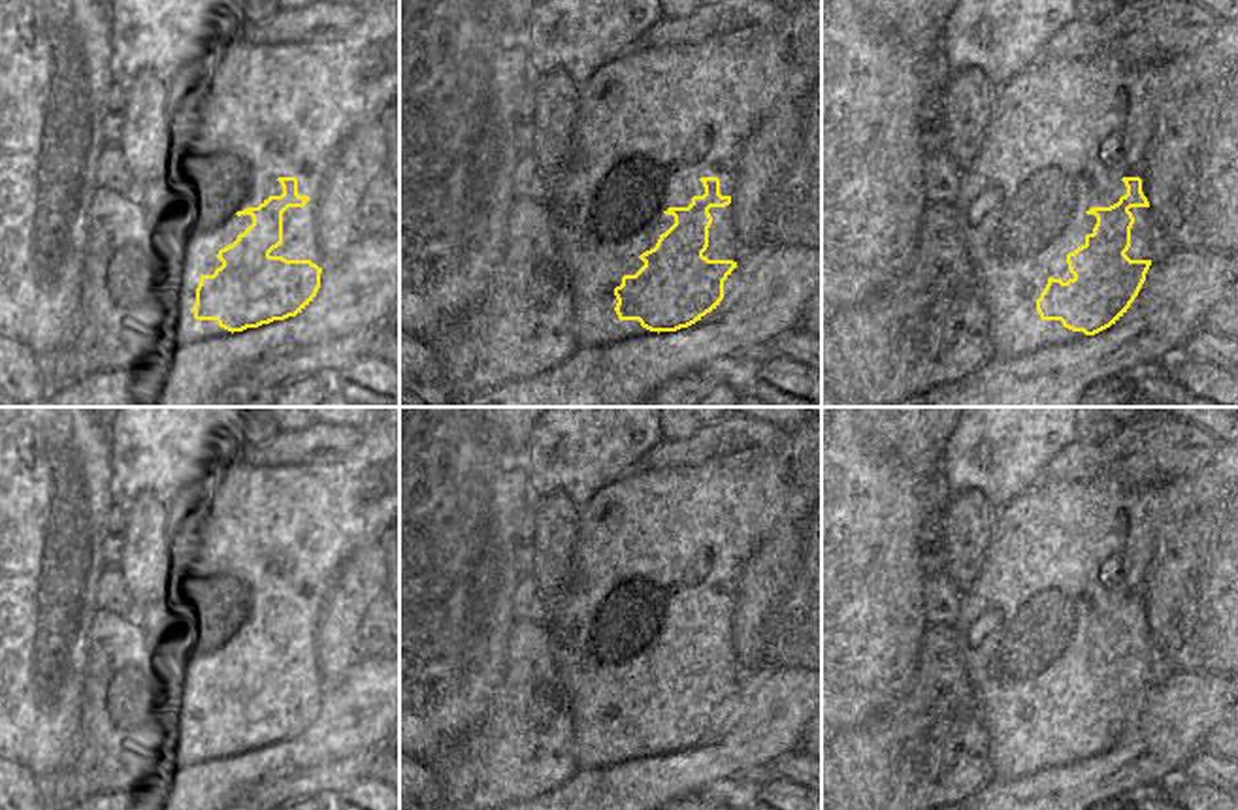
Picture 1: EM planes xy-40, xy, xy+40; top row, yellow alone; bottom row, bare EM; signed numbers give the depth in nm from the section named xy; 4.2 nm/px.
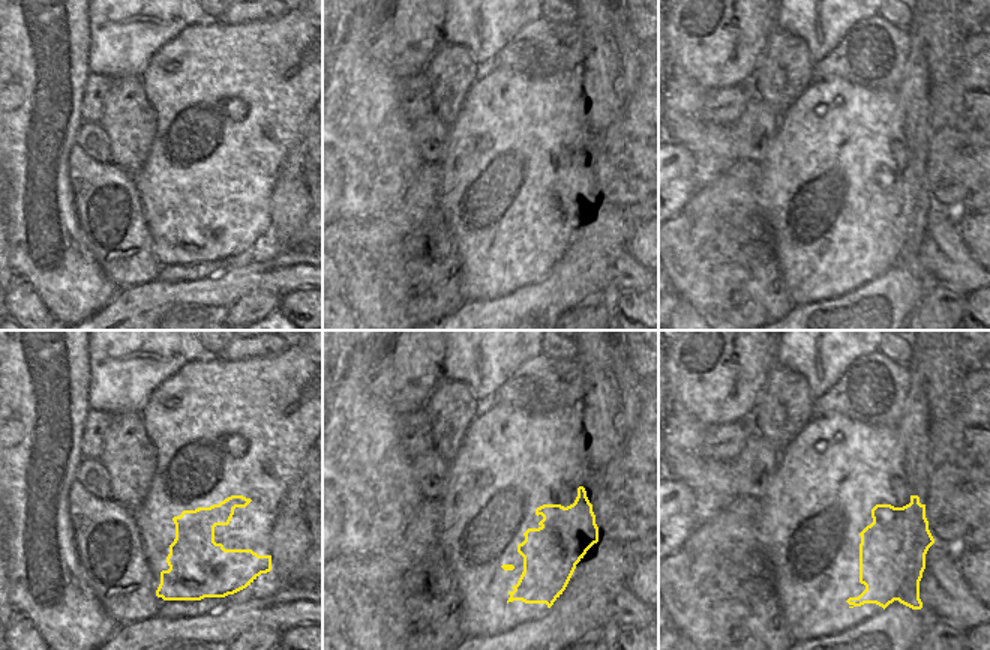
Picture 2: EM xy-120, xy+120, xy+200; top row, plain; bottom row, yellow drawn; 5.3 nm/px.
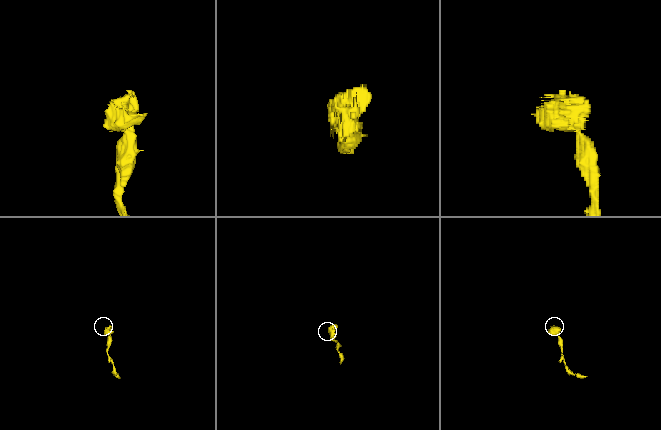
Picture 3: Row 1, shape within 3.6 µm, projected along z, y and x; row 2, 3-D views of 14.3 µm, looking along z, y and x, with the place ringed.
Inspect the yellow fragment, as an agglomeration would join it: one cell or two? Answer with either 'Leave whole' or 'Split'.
Split.

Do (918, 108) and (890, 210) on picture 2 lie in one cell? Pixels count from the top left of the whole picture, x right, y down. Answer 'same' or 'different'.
same

